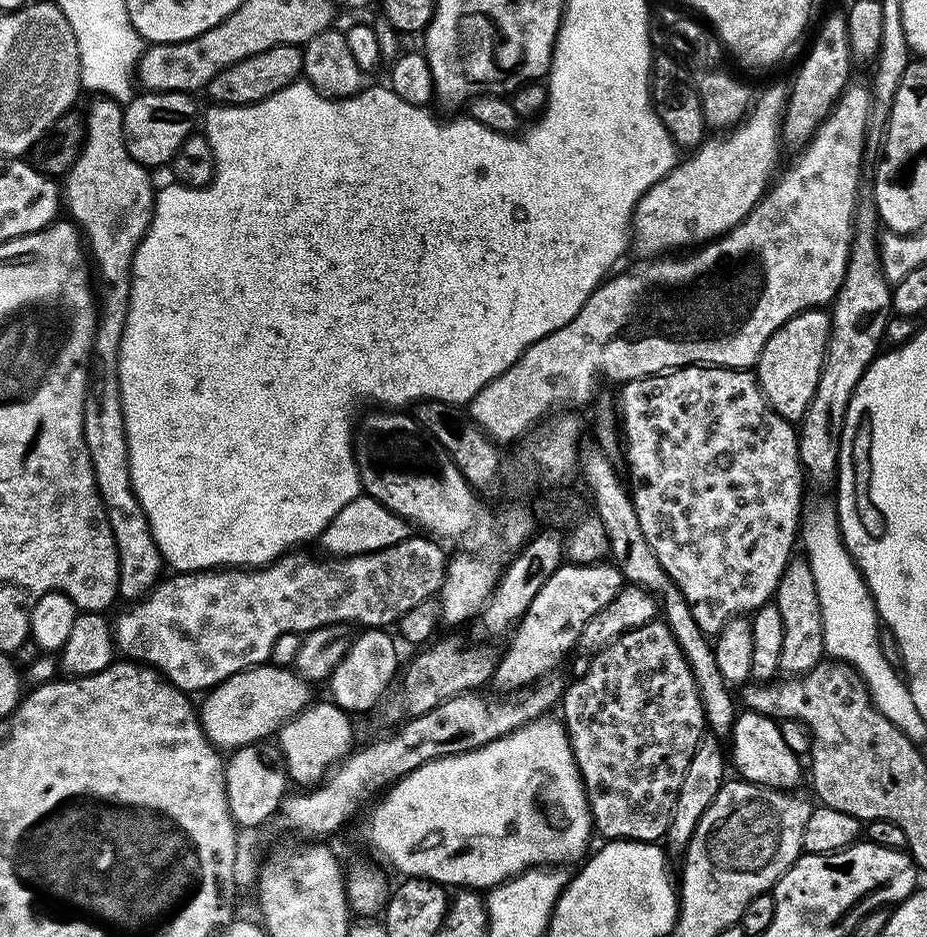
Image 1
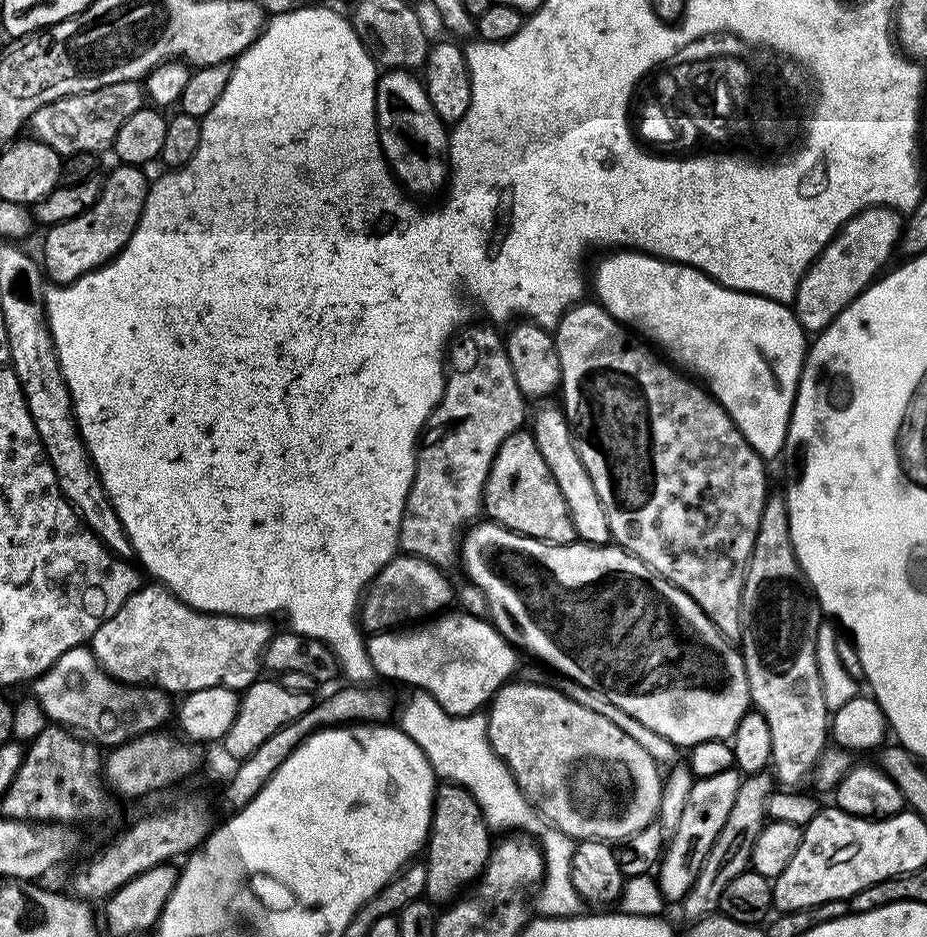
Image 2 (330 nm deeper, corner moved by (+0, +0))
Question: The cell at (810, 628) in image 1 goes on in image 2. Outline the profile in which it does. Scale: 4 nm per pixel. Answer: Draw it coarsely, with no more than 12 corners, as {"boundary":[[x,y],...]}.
{"boundary":[[774,780],[741,781],[725,825],[680,902],[686,921],[719,909],[747,871]]}

